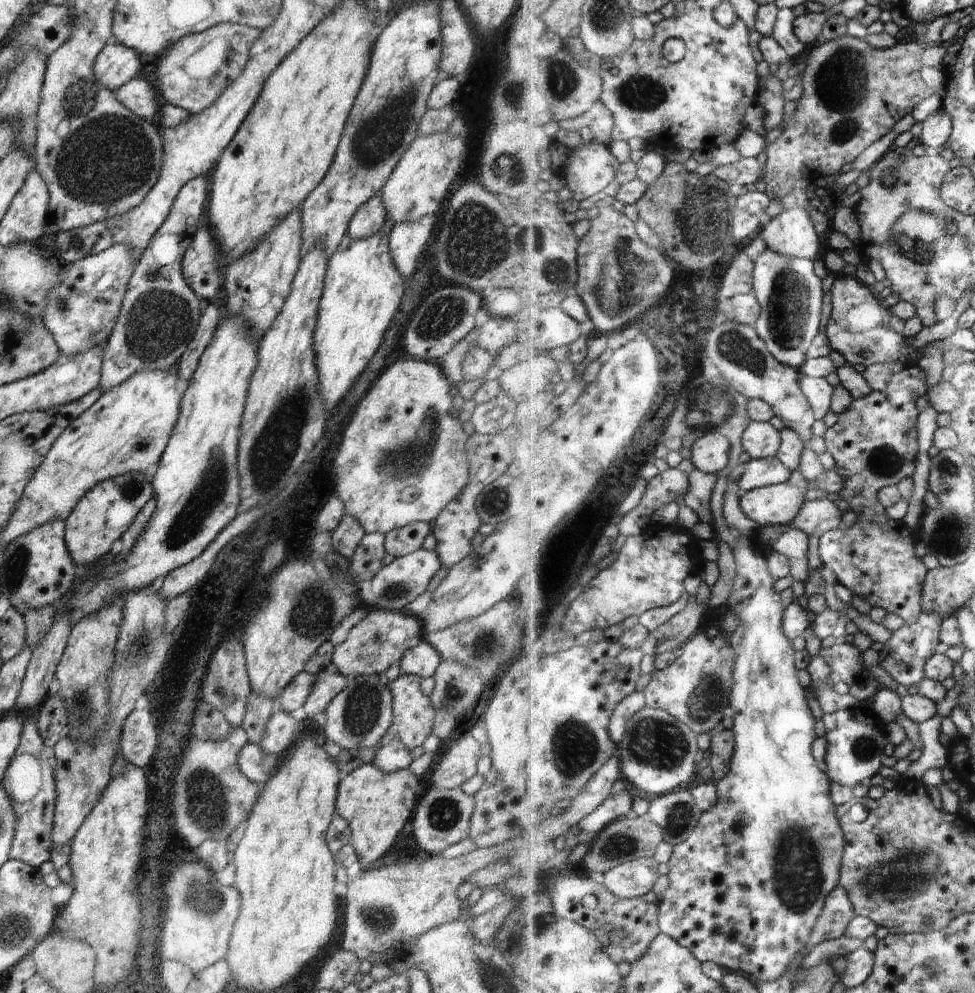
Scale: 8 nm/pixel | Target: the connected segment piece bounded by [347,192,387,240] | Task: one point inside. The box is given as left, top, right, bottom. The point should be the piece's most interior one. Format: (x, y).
(370, 217)

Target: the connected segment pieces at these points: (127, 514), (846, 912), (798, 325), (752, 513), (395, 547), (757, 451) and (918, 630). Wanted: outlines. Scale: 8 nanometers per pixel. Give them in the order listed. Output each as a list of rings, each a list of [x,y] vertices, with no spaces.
[[[126,473],[102,481],[89,490],[65,520],[66,548],[75,565],[93,564],[109,555],[112,544],[130,528],[141,508],[153,497],[152,477],[146,473]]]
[[[839,886],[828,896],[827,906],[824,907],[822,916],[817,923],[818,928],[812,936],[810,946],[816,946],[824,940],[842,938],[850,926],[850,922],[857,917],[856,907],[848,894],[848,891]]]
[[[768,250],[760,256],[756,268],[756,294],[764,310],[764,328],[760,336],[768,340],[772,354],[788,366],[798,369],[808,360],[808,350],[818,336],[824,320],[824,280],[816,274],[816,264],[812,260],[795,258]]]
[[[796,470],[788,482],[743,493],[740,502],[746,515],[762,527],[783,527],[792,524],[807,506],[808,490],[807,478]]]
[[[422,521],[394,529],[385,534],[386,553],[395,558],[404,557],[421,549],[424,540],[431,533],[432,524]]]
[[[753,421],[743,437],[744,451],[750,453],[752,459],[778,457],[782,445],[783,432],[772,422]]]
[[[924,614],[920,618],[920,622],[914,624],[906,624],[902,630],[898,630],[898,634],[894,634],[894,638],[890,638],[890,642],[884,645],[880,642],[873,642],[871,648],[881,651],[880,660],[882,666],[892,674],[892,678],[905,686],[920,685],[925,680],[925,668],[928,660],[936,656],[936,652],[942,652],[940,646],[945,646],[942,642],[942,618],[938,614]]]

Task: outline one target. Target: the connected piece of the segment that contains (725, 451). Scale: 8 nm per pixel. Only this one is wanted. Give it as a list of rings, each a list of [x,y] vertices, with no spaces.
[[[704,430],[703,436],[696,440],[691,450],[693,451],[692,460],[695,467],[703,472],[718,474],[720,470],[724,470],[731,464],[732,444],[723,433]]]

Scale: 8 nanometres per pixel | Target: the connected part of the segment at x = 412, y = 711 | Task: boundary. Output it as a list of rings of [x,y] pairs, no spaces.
[[[400,675],[397,680],[387,684],[388,691],[392,696],[392,726],[386,732],[382,742],[375,748],[378,750],[382,744],[388,744],[391,739],[402,740],[408,750],[414,750],[416,746],[422,746],[424,741],[433,733],[433,721],[435,716],[432,702],[428,696],[421,691],[422,679],[413,675]]]

